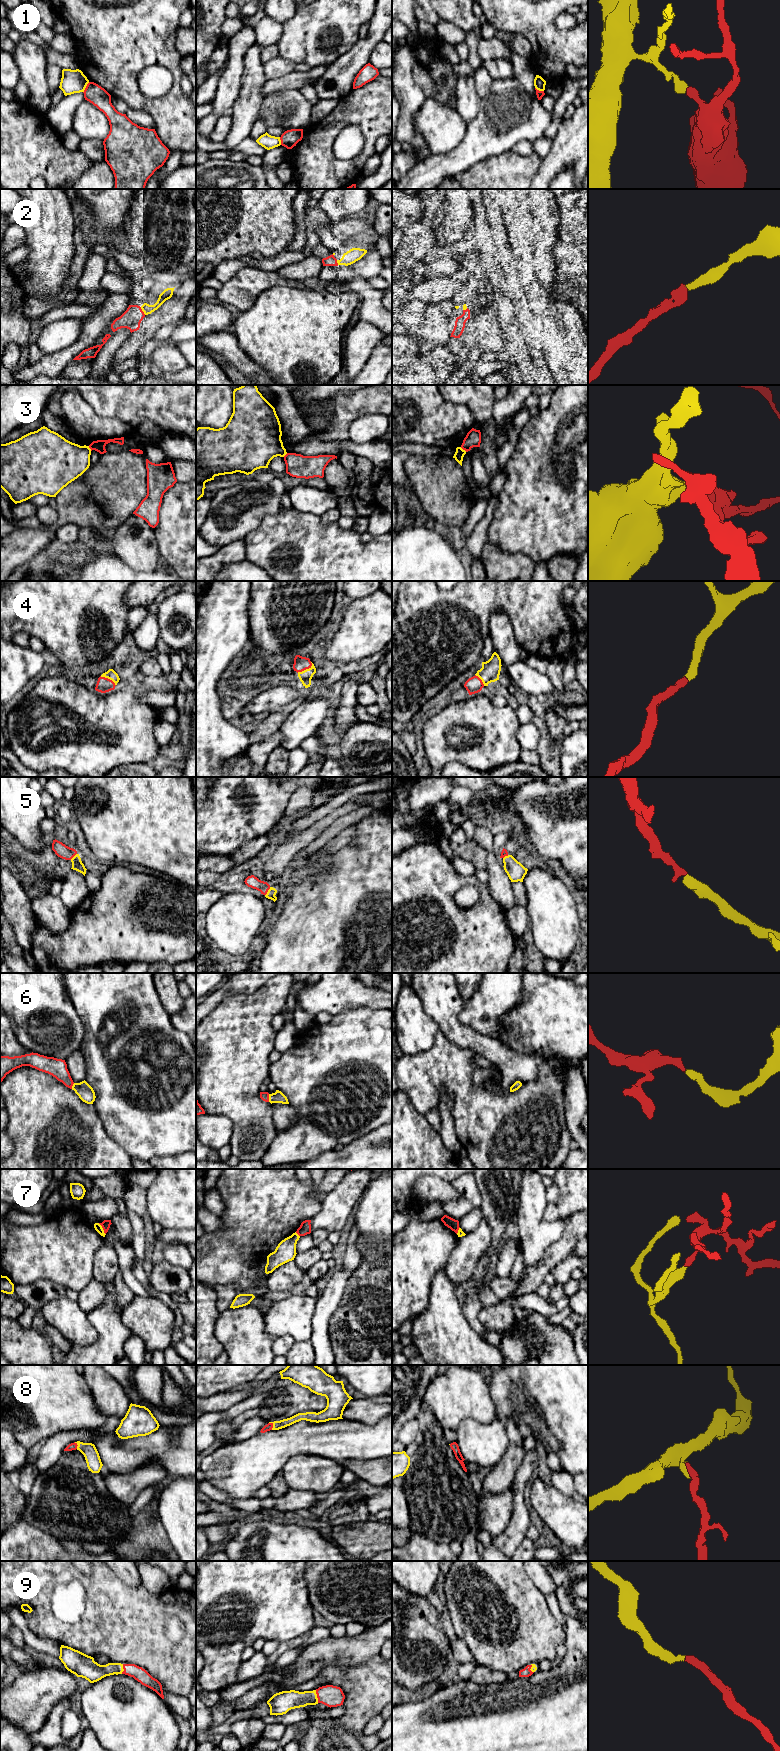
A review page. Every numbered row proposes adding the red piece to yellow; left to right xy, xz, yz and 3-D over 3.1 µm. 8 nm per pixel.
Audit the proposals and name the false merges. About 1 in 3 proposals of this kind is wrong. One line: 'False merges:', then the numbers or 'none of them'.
False merges: 1, 3, 7

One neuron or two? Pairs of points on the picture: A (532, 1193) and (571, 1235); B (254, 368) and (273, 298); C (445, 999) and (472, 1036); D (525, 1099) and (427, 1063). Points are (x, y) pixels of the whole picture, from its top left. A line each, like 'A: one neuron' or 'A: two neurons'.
A: two neurons
B: two neurons
C: one neuron
D: one neuron

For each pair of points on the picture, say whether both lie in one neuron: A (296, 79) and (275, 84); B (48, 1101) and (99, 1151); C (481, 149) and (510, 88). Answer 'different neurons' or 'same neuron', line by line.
A: same neuron
B: same neuron
C: same neuron

